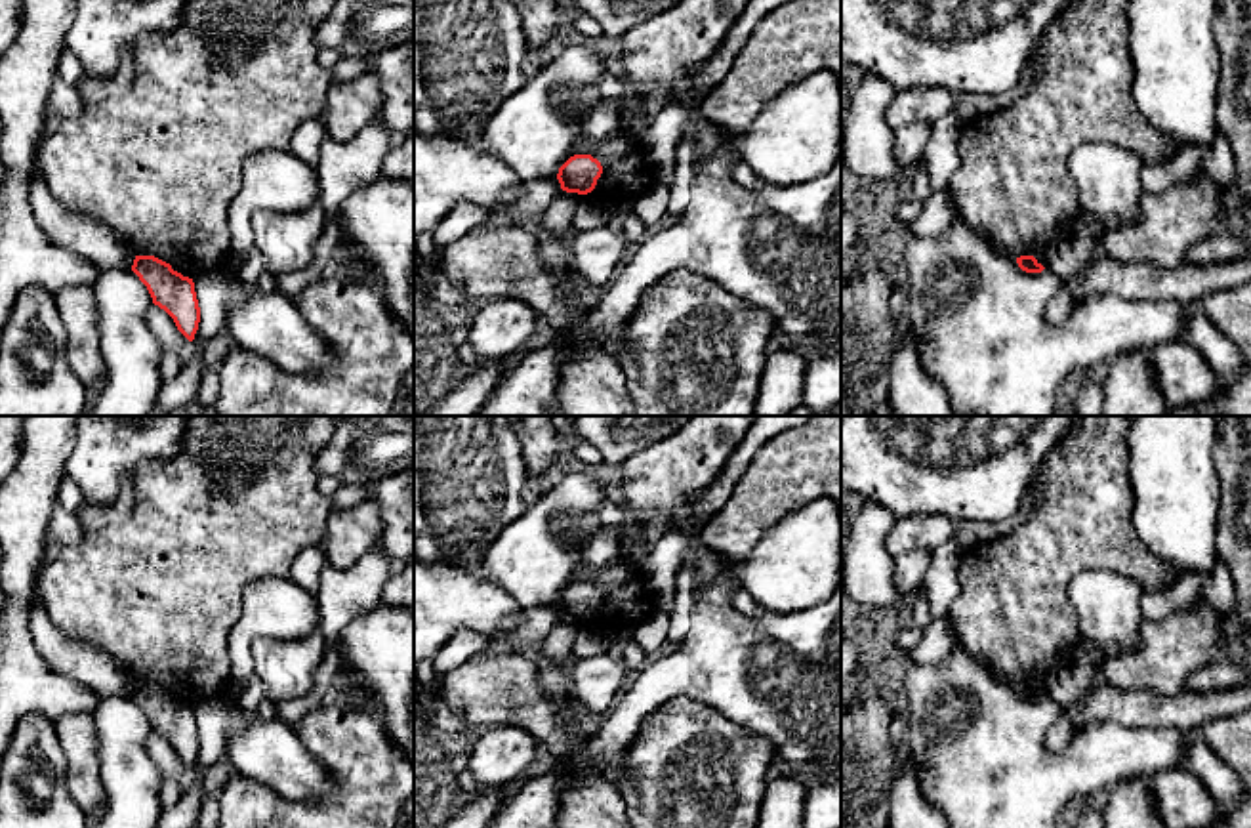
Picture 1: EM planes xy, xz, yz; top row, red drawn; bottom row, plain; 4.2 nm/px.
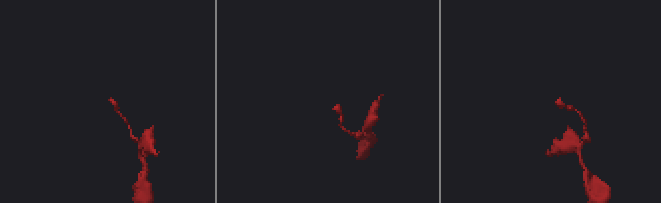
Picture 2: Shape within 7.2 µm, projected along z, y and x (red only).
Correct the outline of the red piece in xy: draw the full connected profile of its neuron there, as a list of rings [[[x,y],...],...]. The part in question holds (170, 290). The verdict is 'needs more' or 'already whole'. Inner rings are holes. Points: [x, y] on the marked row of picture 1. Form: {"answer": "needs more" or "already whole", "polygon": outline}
{"answer": "already whole", "polygon": [[[135,256],[132,271],[147,286],[153,303],[164,309],[174,319],[177,330],[193,342],[200,322],[193,279],[183,277],[154,256]]]}

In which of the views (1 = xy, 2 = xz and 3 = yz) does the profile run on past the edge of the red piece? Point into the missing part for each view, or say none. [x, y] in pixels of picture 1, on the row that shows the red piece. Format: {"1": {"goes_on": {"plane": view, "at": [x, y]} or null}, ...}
{"1": {"goes_on": null}, "2": {"goes_on": null}, "3": {"goes_on": null}}

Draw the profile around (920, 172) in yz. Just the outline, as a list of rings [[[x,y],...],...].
[[[927,155],[919,158],[915,166],[912,166],[912,176],[913,183],[913,197],[921,202],[927,202],[933,197],[933,189],[929,183],[929,160]]]

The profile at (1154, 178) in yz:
[[[1188,143],[1175,158],[1163,164],[1144,164],[1140,170],[1140,185],[1148,193],[1161,193],[1180,181],[1190,181],[1203,172],[1205,151]]]

